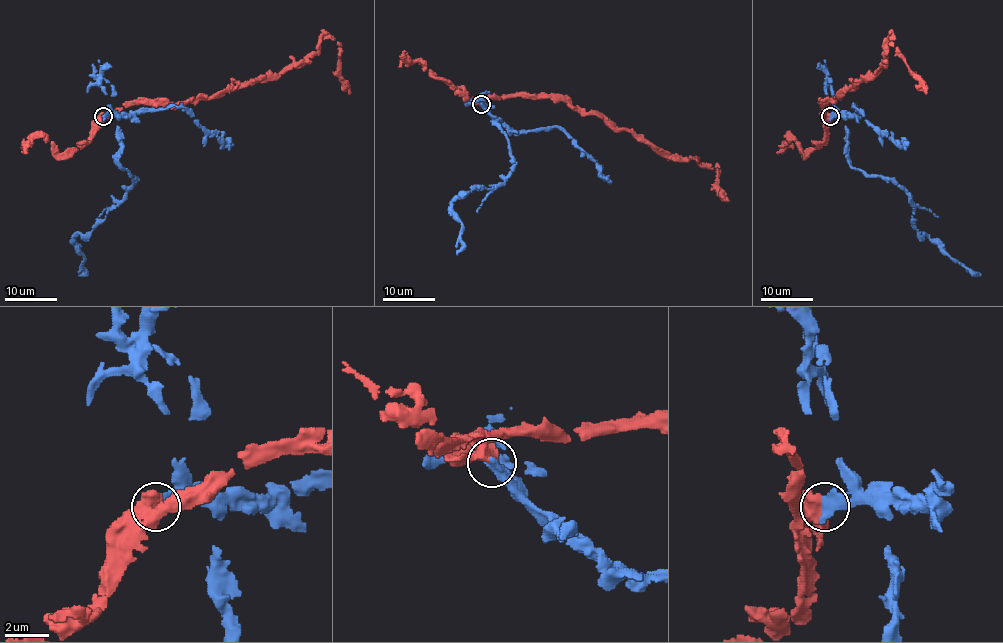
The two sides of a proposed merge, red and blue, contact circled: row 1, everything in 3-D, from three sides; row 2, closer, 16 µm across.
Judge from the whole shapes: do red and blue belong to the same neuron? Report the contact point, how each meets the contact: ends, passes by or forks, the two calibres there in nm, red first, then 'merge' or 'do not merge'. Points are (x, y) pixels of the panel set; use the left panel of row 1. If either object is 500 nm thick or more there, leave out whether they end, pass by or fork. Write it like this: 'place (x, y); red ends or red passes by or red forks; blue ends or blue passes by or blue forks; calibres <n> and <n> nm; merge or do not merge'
place (103, 116); calibres 500 and 600 nm; merge

